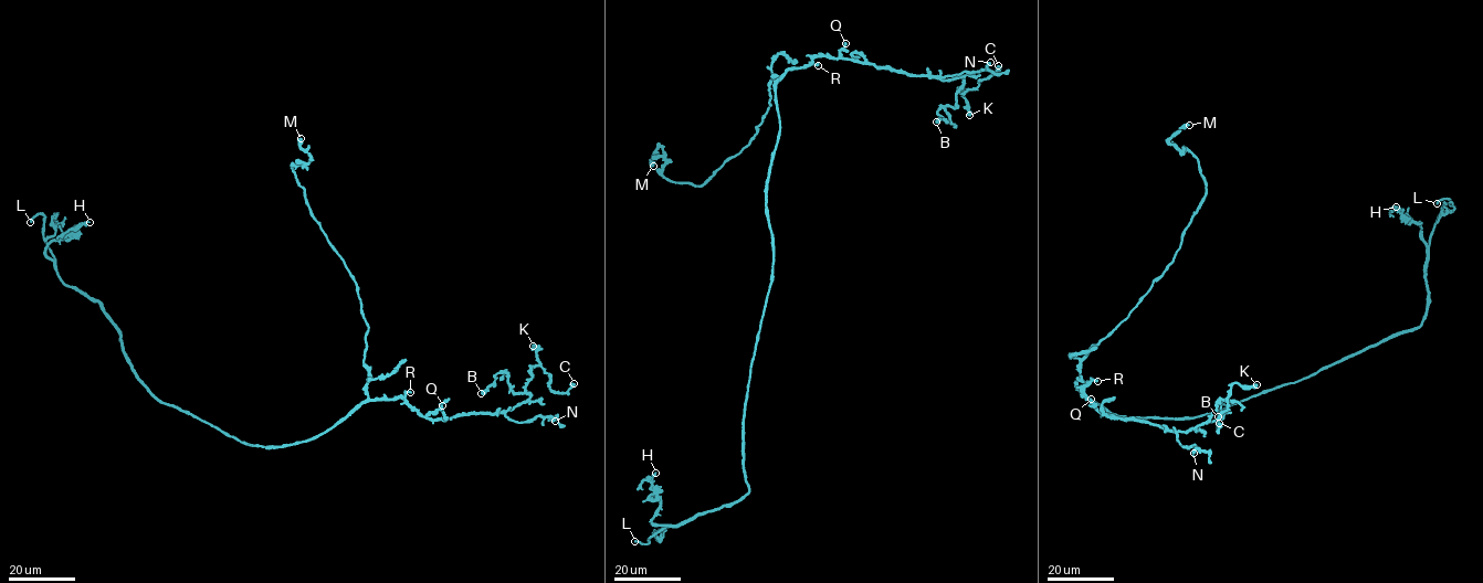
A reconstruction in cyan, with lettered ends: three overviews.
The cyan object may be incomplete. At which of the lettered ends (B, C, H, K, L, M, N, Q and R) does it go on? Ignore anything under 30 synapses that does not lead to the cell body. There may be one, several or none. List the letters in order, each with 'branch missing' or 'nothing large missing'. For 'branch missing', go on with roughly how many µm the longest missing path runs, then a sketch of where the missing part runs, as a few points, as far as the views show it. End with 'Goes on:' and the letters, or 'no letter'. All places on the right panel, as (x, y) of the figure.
B: nothing large missing
C: nothing large missing
H: nothing large missing
K: nothing large missing
L: branch missing; about 35 µm are missing; missing branch runs (1437, 203), (1431, 207), (1416, 203), (1400, 188), (1382, 194), (1376, 190)
M: nothing large missing
N: nothing large missing
Q: nothing large missing
R: nothing large missing
Goes on: L

